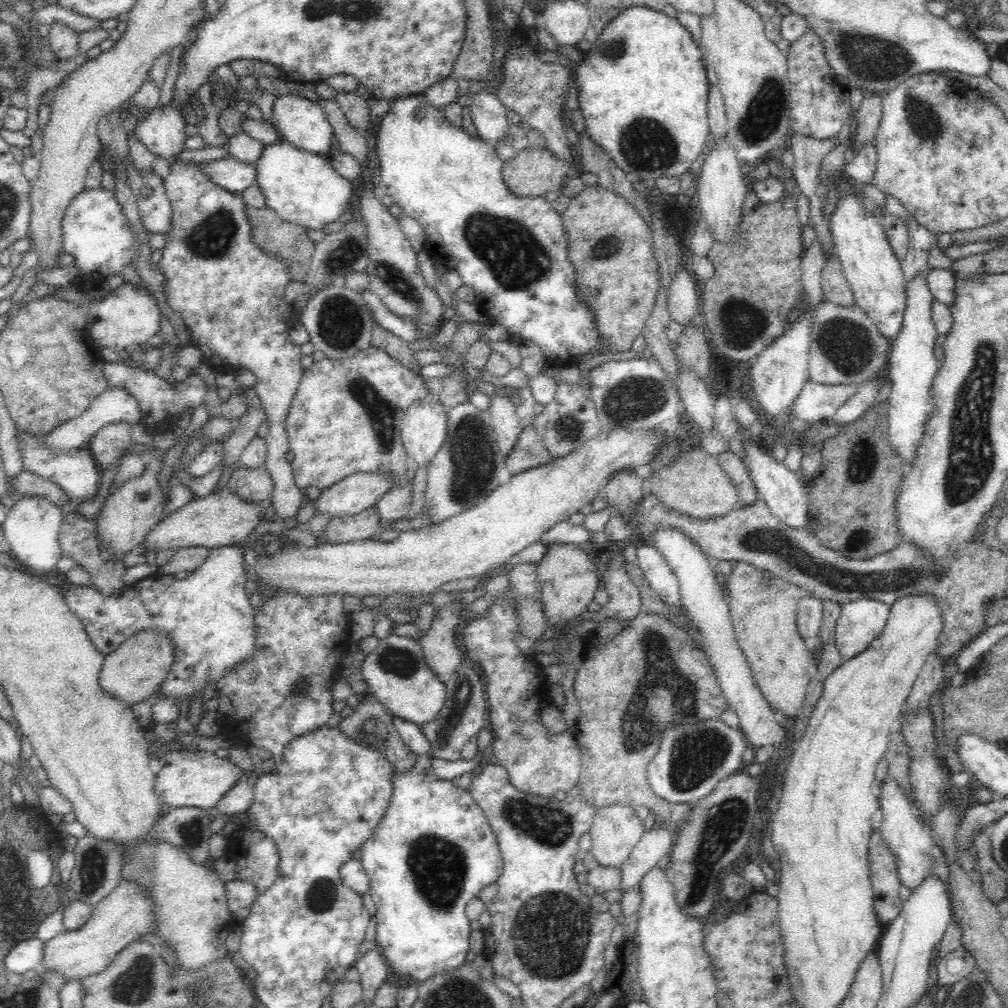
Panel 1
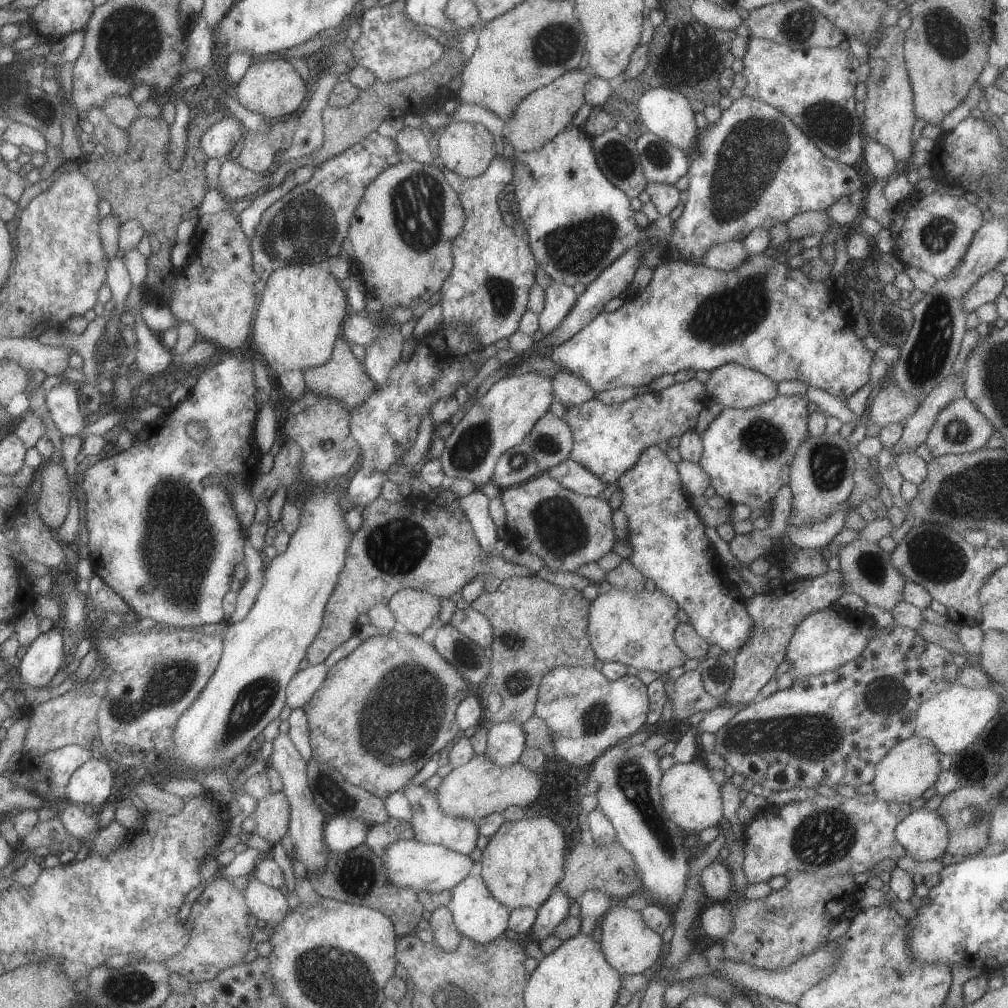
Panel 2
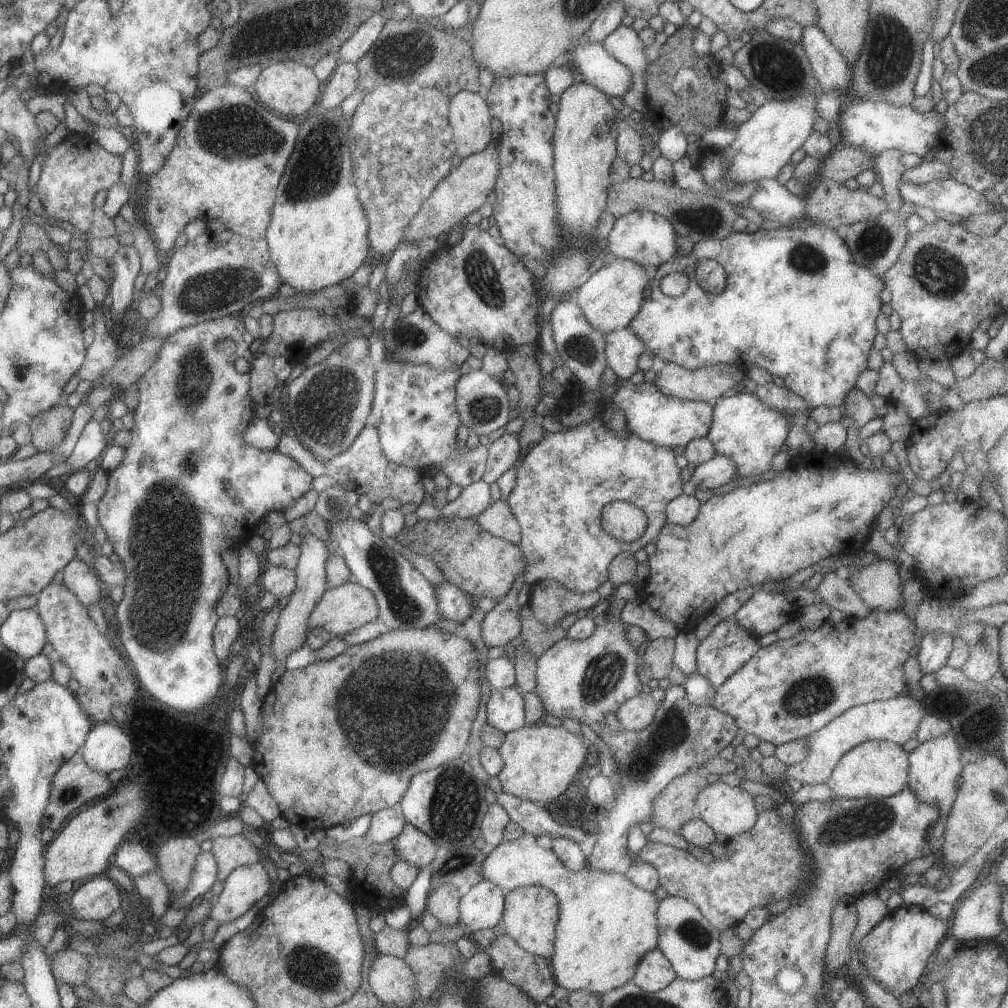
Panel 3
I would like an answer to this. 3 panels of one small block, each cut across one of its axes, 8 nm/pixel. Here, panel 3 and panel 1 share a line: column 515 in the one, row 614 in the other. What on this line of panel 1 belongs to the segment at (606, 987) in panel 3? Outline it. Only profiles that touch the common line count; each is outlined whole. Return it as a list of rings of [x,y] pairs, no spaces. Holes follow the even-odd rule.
[[[860,599],[843,604],[835,624],[835,645],[844,658],[862,652],[881,634],[889,606],[876,599]]]

